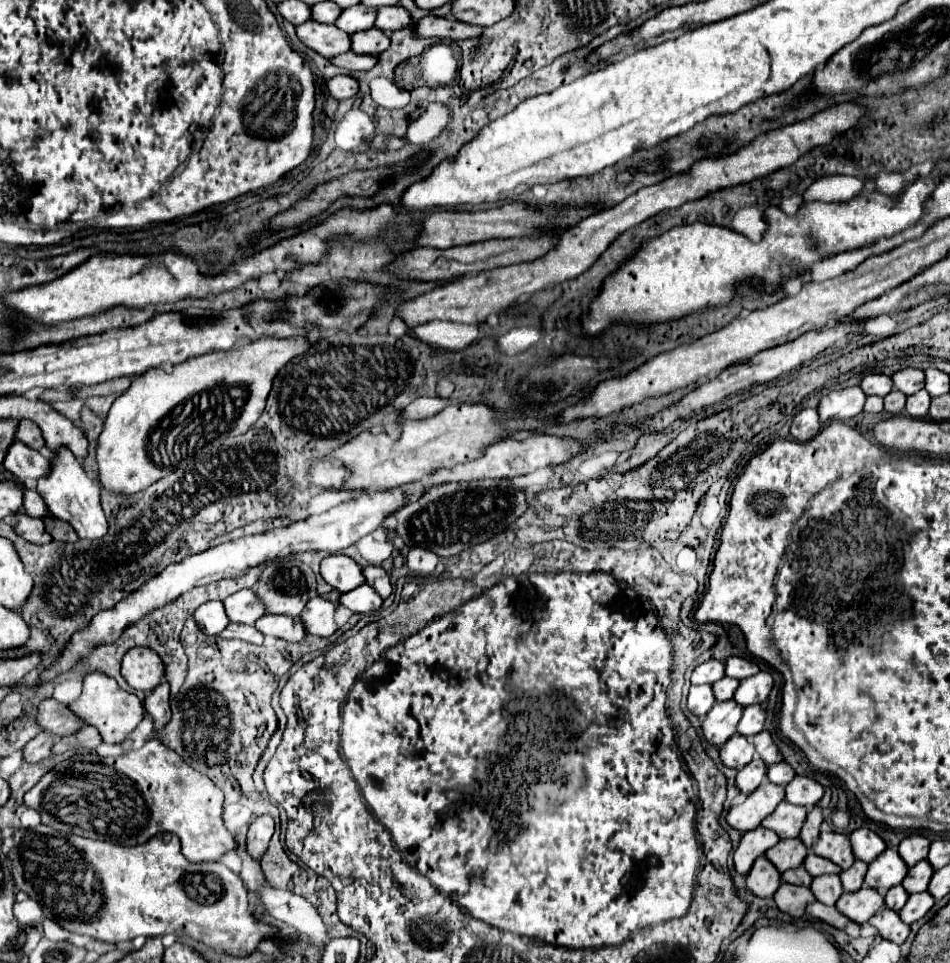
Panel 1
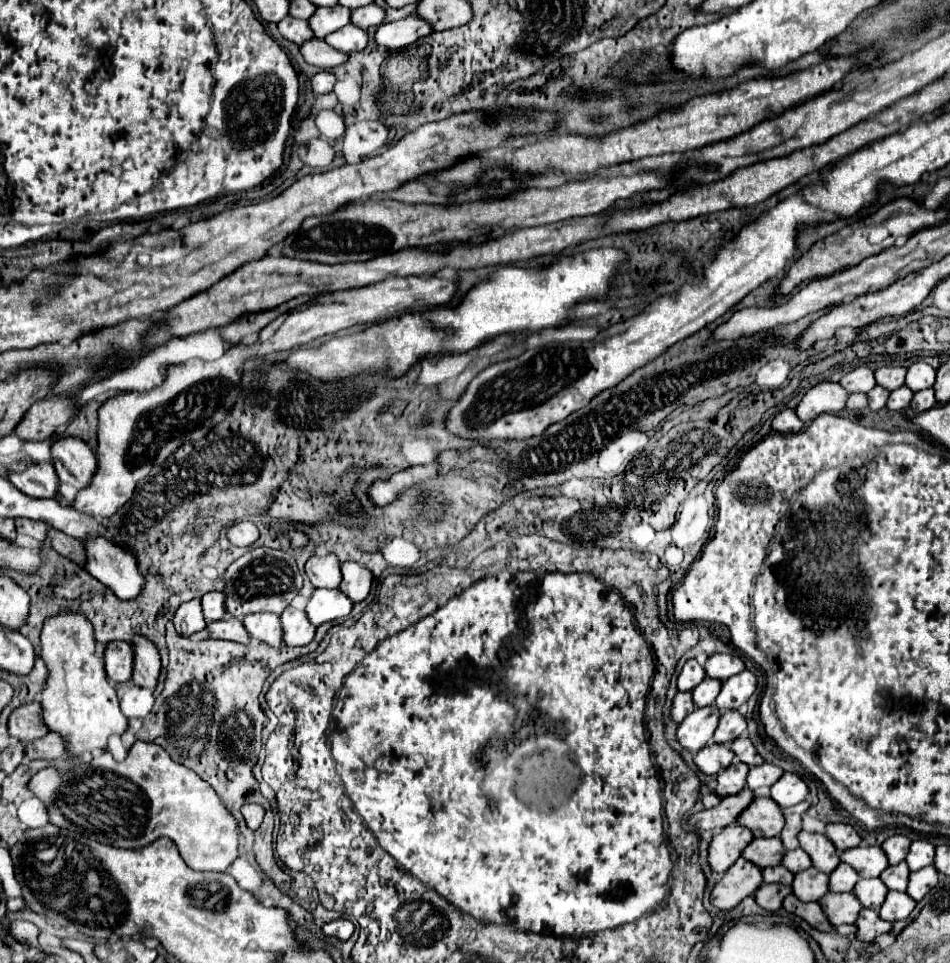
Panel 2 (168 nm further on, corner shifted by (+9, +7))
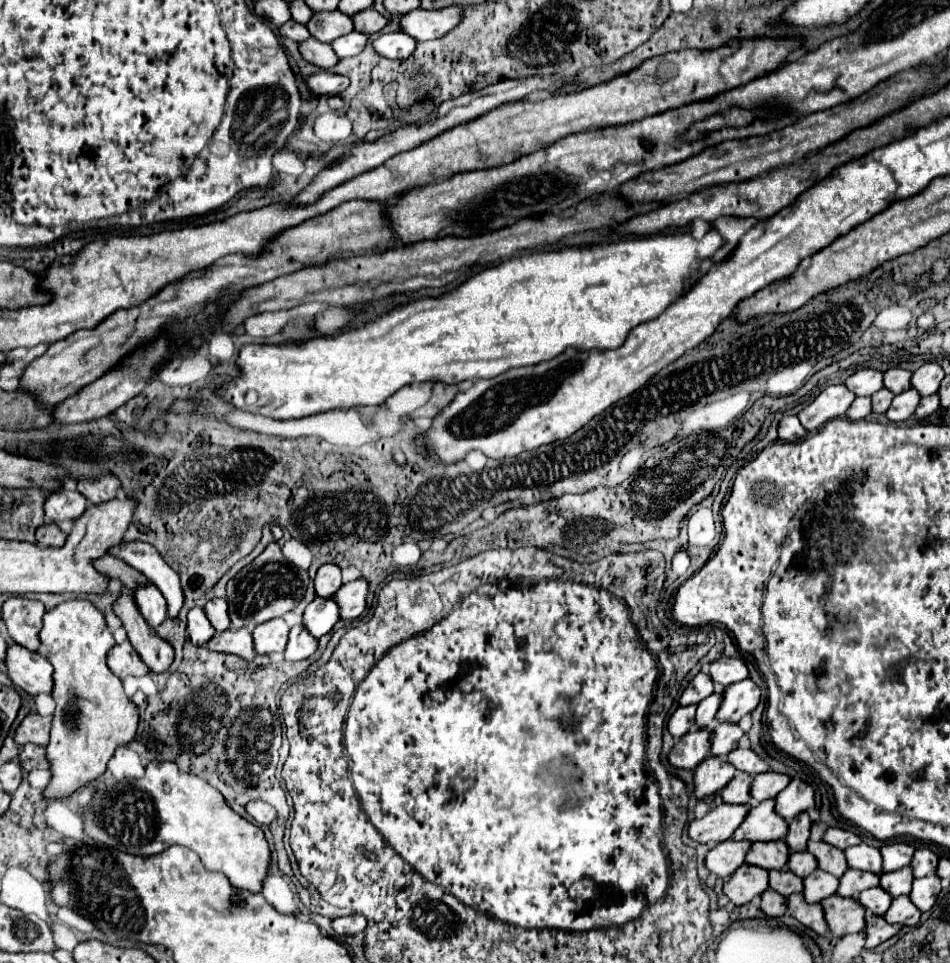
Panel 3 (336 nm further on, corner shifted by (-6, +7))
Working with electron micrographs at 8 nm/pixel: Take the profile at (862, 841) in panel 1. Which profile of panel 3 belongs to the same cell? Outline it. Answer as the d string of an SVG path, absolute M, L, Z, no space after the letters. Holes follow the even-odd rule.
M828 828L822 840L836 846L836 848L840 848L840 850L846 850L848 846L856 846L856 844L862 842L862 838L858 834L842 830L842 828Z

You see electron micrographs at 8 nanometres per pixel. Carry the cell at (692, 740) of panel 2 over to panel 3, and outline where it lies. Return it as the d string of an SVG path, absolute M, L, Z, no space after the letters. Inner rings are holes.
M690 730L684 734L678 744L674 744L668 760L676 768L696 768L708 754L712 746L710 730Z

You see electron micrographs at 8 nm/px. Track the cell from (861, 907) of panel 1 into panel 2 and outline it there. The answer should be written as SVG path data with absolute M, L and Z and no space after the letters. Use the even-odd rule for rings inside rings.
M827 892L819 900L819 906L823 908L823 912L833 928L837 928L841 924L853 924L861 910L861 902L857 902L857 898L853 898L853 892L845 892L845 894Z

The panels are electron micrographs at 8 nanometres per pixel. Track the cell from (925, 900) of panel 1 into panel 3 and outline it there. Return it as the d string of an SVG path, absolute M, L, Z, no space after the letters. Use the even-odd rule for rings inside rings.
M898 896L892 900L892 906L884 914L884 918L890 924L904 924L904 926L918 926L920 910L914 906L914 902L908 896Z

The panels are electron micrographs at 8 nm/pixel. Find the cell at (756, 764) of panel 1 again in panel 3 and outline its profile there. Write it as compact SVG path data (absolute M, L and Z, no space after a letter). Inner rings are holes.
M736 772L736 776L722 790L724 802L728 802L728 804L748 804L752 782L754 782L752 774L740 774L740 772Z

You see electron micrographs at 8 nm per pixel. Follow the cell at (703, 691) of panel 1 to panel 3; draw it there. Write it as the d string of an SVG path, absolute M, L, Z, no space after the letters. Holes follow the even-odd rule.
M678 706L668 720L670 734L676 738L684 736L688 730L694 728L694 716L696 716L696 706Z

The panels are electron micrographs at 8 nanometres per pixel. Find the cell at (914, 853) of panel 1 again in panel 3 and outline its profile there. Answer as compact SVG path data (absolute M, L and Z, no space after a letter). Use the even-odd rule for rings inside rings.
M906 842L884 844L880 848L882 858L884 858L884 872L892 872L892 870L900 870L904 866L910 866L914 850L916 848L912 844L906 844Z

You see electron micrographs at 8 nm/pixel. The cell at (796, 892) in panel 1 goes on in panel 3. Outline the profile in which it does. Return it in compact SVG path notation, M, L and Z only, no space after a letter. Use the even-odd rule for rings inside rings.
M766 890L762 894L762 912L770 918L780 918L786 912L786 898L782 894L776 894L774 890Z

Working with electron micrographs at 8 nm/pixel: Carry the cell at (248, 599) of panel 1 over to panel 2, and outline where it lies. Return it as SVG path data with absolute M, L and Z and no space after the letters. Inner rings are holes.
M207 592L201 598L201 608L205 622L215 622L225 616L225 604L223 604L223 594L221 592Z

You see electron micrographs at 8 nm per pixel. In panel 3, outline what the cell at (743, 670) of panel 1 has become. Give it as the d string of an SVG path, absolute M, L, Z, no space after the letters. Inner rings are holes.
M718 658L710 666L710 676L716 686L720 684L726 688L734 682L748 678L748 668L742 658Z

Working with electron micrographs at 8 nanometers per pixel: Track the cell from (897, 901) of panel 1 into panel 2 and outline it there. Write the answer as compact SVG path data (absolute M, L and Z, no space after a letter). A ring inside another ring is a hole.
M875 878L875 880L859 880L855 884L855 896L859 898L859 902L865 906L865 908L871 908L871 910L879 910L881 904L885 902L885 896L887 896L887 886Z

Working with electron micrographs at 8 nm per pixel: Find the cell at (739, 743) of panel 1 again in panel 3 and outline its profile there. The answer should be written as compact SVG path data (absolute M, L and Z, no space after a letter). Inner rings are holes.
M708 756L694 770L694 784L696 784L694 794L698 798L706 798L706 796L722 790L732 780L734 774L736 774L734 766L728 766L728 762L720 760L716 756Z

